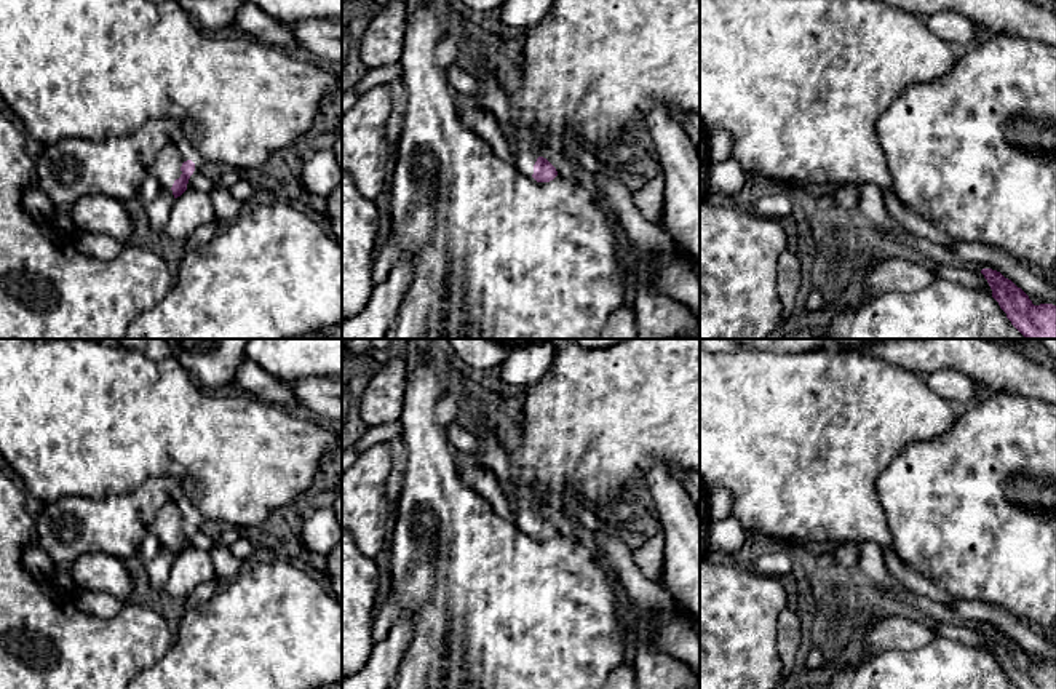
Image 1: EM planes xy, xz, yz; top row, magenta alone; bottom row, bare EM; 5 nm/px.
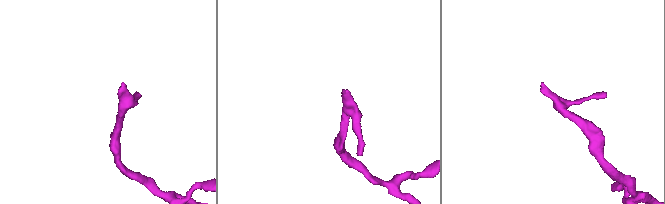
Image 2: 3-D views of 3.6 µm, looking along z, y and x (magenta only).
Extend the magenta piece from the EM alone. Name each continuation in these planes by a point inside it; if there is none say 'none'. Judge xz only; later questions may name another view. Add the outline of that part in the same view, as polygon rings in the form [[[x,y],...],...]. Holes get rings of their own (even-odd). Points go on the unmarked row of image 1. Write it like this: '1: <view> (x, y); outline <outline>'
1: xz (599, 419); outline [[[575,339],[562,345],[556,345],[554,361],[543,379],[534,382],[522,390],[521,406],[518,412],[505,420],[500,427],[500,444],[508,456],[511,491],[503,491],[508,499],[514,526],[532,536],[534,523],[538,516],[538,504],[542,500],[559,500],[561,497],[578,499],[588,508],[612,515],[615,502],[628,494],[631,481],[645,481],[647,470],[661,462],[669,472],[681,475],[682,472],[700,472],[700,339],[629,339],[605,348],[586,350]]]

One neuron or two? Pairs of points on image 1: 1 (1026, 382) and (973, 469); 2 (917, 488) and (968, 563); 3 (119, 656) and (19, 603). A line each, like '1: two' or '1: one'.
1: two
2: one
3: one

